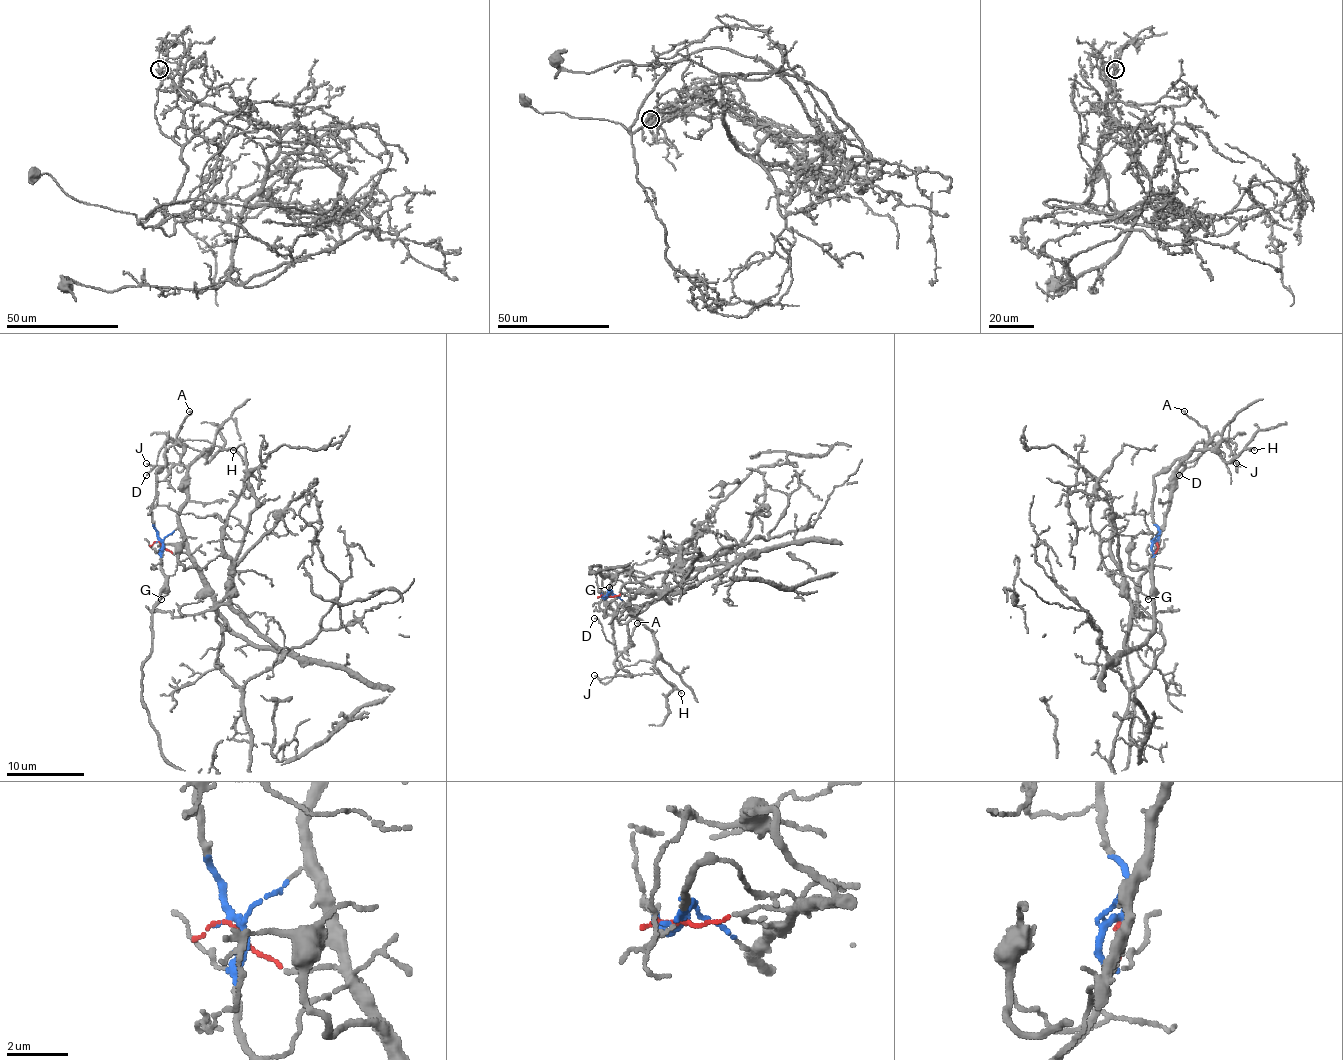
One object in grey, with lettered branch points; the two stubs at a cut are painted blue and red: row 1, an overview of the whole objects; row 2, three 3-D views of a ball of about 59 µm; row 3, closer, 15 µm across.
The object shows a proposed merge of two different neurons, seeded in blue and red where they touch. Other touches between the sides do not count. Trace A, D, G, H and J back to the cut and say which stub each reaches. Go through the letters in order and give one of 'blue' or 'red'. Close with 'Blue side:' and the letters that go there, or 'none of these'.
A: red
D: blue
G: blue
H: red
J: blue
Blue side: D, G, J

